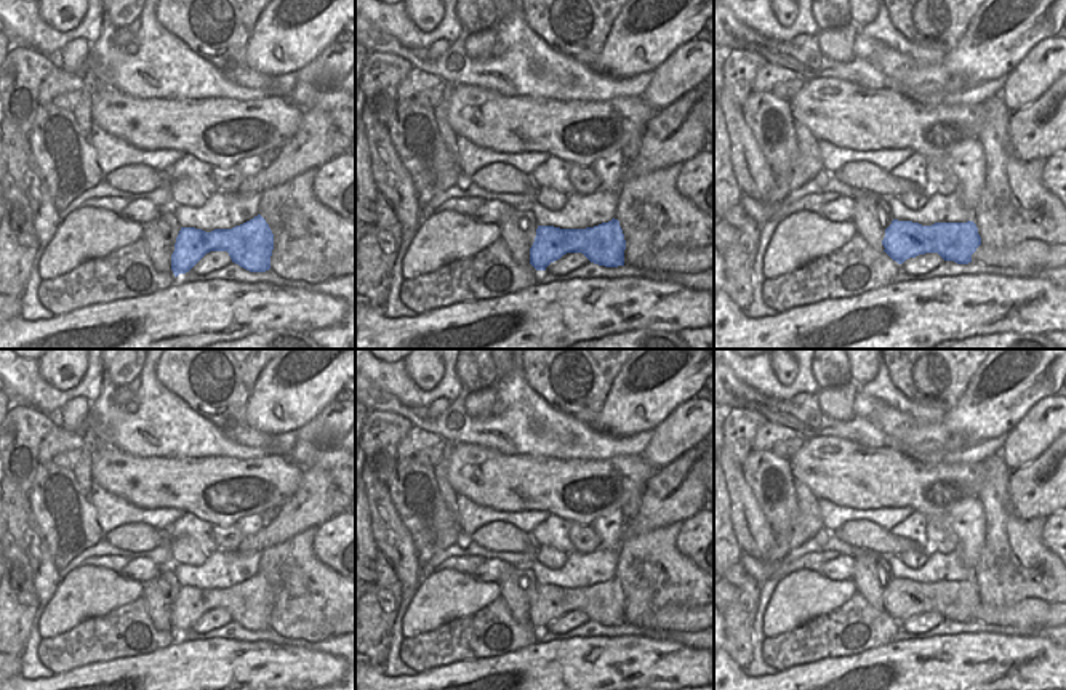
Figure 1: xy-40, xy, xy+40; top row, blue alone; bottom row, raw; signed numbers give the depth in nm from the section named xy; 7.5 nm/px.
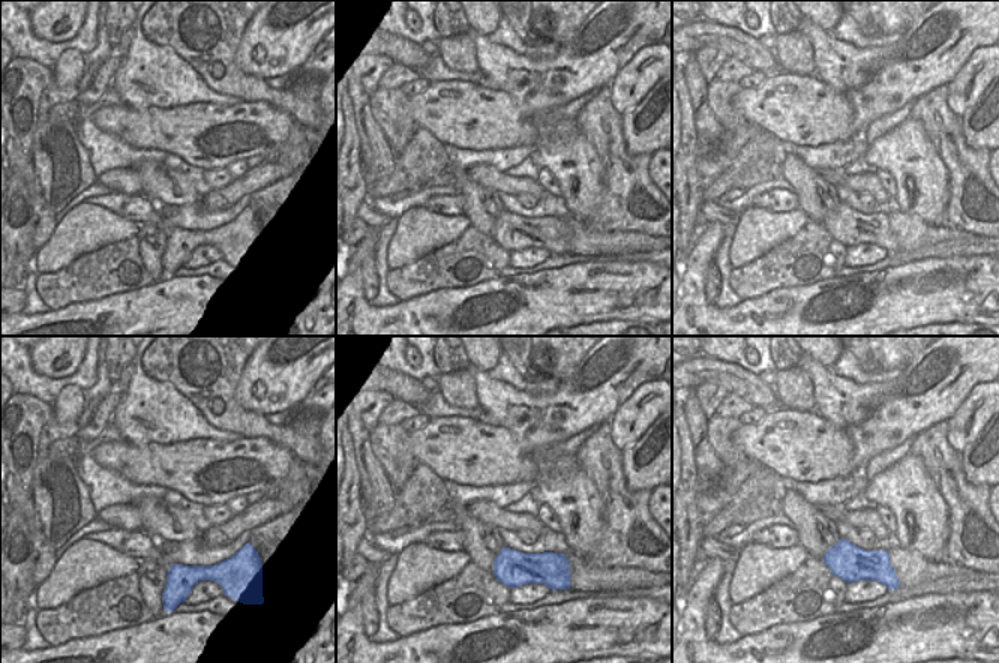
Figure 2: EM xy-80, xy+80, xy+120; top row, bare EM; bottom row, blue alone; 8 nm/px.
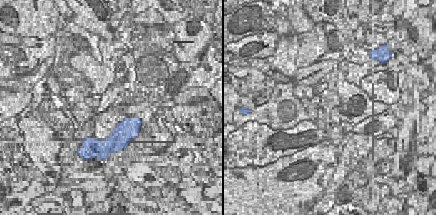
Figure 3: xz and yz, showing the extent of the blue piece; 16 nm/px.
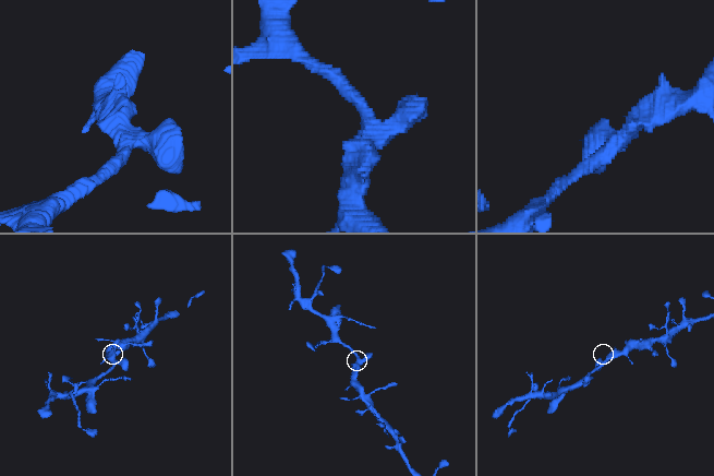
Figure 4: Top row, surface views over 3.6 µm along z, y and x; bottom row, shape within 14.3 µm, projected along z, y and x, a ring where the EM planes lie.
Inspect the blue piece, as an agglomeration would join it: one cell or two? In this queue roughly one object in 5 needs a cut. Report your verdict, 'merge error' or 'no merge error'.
no merge error

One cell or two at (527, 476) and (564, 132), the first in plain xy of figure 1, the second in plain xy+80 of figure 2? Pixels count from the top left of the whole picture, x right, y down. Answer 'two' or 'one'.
one

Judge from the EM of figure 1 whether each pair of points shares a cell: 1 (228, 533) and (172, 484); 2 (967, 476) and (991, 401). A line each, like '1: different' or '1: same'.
1: different
2: different

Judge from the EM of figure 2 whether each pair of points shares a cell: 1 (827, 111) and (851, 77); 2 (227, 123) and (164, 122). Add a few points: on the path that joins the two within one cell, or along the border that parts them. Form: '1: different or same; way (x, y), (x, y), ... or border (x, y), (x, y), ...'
1: different; border (815, 74), (845, 98), (851, 108), (852, 125)
2: same; way (212, 123), (179, 123)

